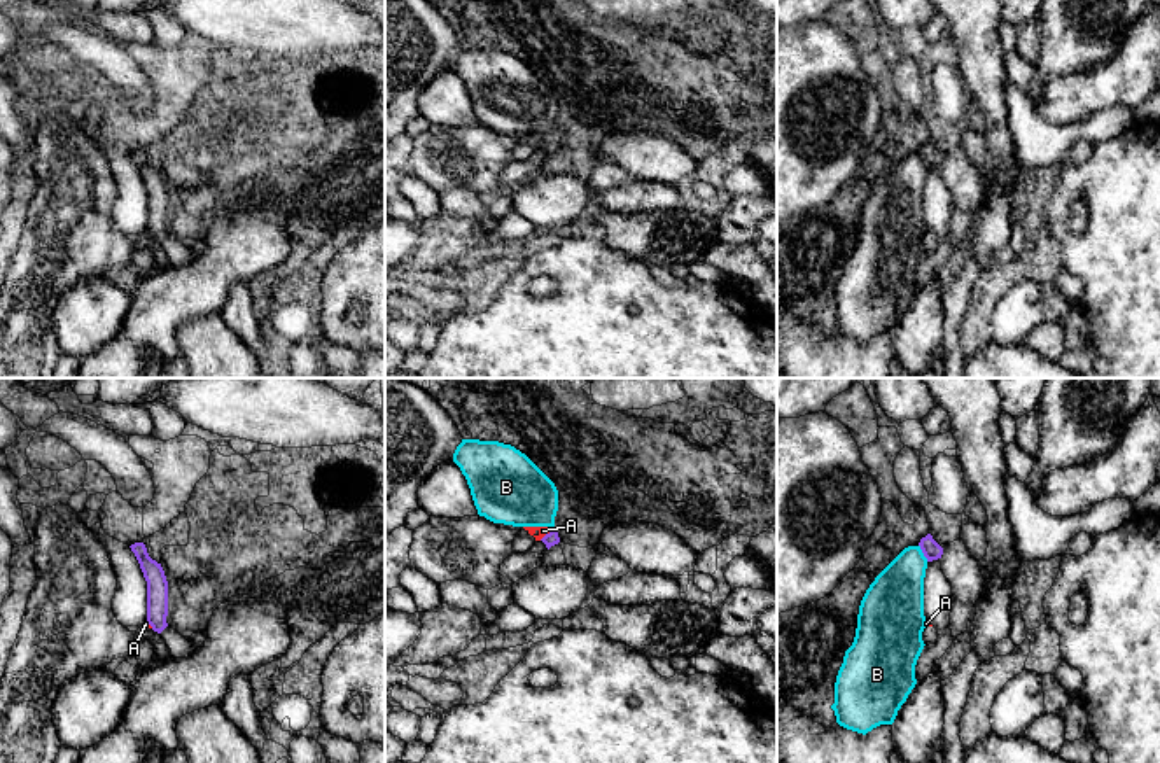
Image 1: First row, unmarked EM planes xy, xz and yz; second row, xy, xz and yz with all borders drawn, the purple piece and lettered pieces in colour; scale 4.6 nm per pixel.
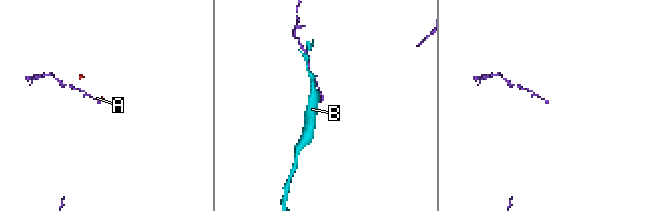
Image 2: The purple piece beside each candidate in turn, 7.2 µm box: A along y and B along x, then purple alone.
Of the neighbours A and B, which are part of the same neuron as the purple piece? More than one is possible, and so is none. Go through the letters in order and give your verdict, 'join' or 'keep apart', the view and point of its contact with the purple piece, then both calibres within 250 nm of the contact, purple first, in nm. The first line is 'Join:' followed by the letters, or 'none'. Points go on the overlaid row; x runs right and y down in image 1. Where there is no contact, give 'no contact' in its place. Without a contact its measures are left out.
Join: none
A: keep apart | xz (546, 534) | 70/50 nm
B: keep apart | yz (922, 552) | 90/260 nm

